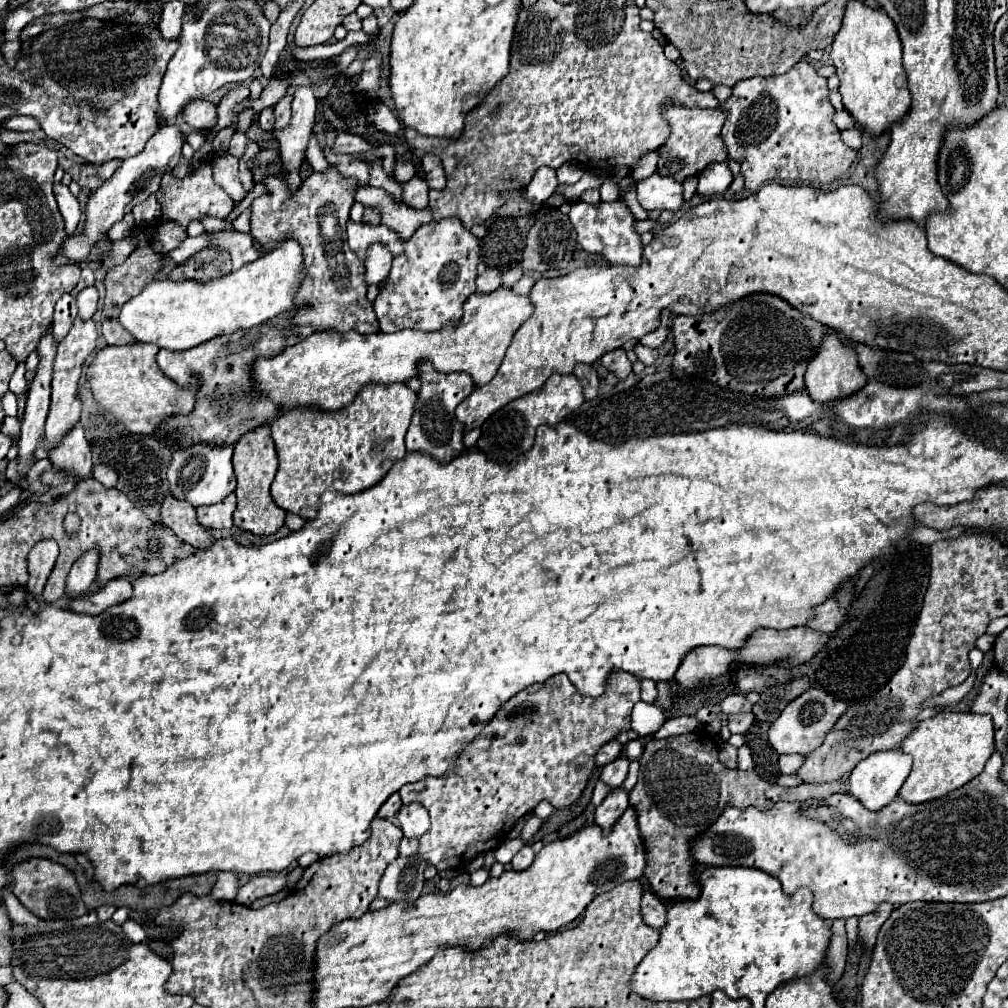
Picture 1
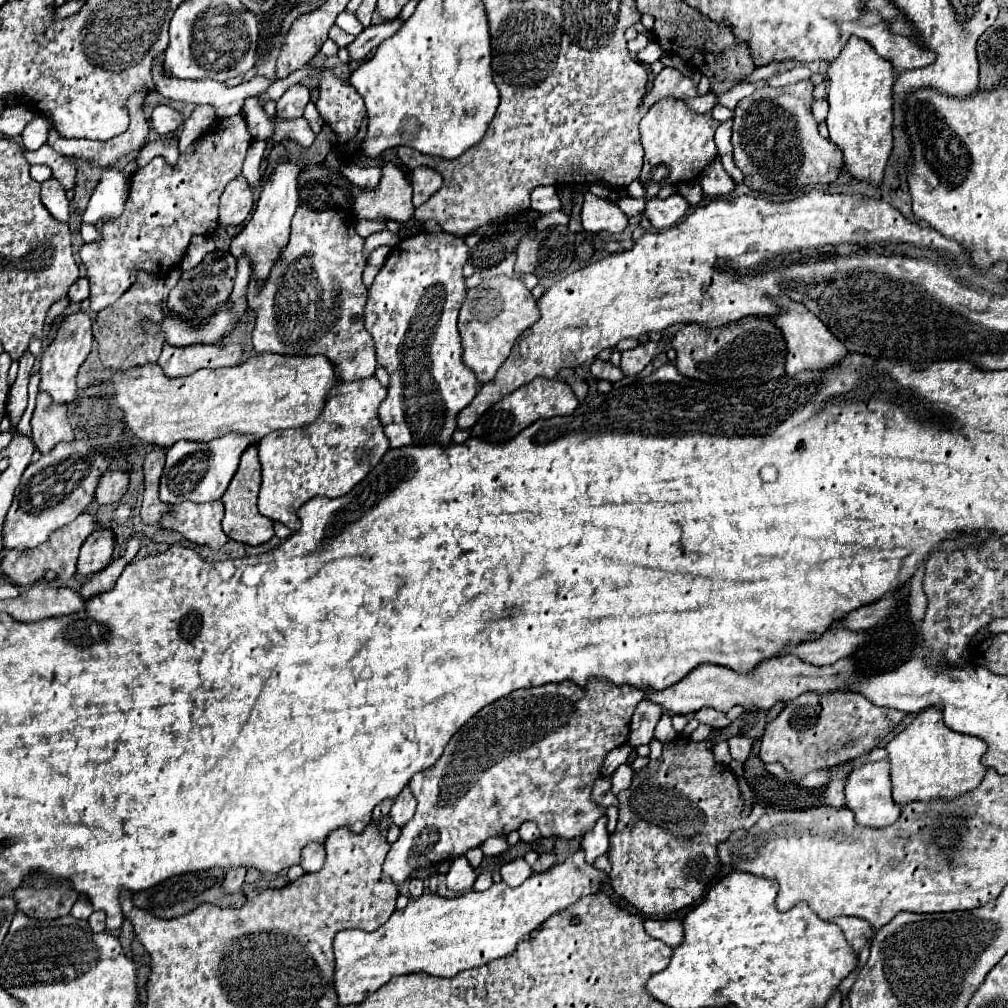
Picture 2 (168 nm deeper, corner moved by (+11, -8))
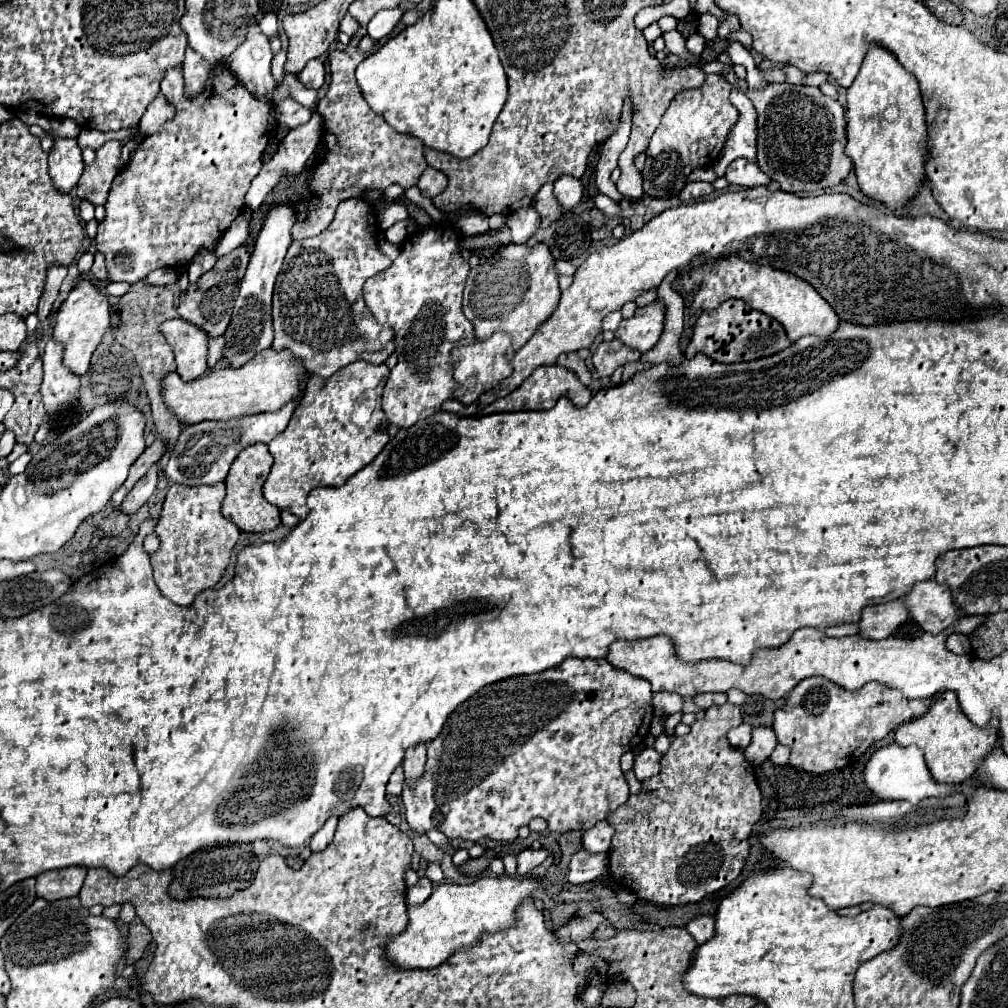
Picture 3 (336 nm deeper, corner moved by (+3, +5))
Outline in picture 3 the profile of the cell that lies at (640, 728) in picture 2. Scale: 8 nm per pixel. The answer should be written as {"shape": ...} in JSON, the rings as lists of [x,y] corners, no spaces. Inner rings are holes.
{"shape":[[[653,692],[653,700],[651,700],[651,708],[663,710],[665,714],[675,714],[681,710],[681,696],[675,696],[673,692]]]}

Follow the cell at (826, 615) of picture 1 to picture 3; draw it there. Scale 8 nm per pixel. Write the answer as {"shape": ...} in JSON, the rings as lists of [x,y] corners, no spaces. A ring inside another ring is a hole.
{"shape":[[[925,580],[917,582],[899,600],[905,602],[905,606],[911,612],[911,618],[917,620],[921,626],[925,626],[925,632],[939,634],[957,618],[961,618],[949,594],[951,590],[947,586],[941,586],[935,580]]]}

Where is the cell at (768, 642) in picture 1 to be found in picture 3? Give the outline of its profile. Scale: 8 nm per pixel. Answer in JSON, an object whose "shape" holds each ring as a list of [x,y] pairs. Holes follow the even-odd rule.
{"shape":[[[885,602],[877,606],[863,608],[863,616],[859,620],[859,638],[881,640],[893,634],[897,626],[901,626],[909,618],[903,602]]]}

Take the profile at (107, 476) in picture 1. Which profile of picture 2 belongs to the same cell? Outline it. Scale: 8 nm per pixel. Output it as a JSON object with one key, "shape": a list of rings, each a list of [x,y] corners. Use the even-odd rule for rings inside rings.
{"shape":[[[119,469],[119,471],[107,471],[101,477],[101,481],[99,481],[95,501],[99,505],[117,503],[125,495],[127,487],[129,487],[129,471],[123,471],[123,469]]]}

